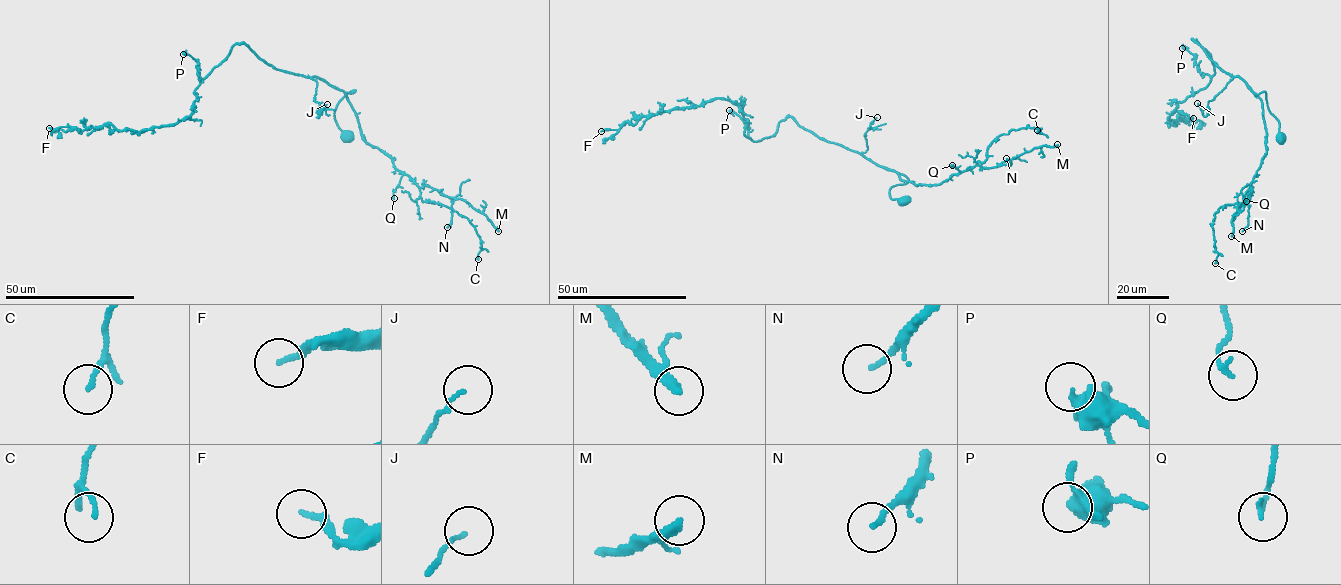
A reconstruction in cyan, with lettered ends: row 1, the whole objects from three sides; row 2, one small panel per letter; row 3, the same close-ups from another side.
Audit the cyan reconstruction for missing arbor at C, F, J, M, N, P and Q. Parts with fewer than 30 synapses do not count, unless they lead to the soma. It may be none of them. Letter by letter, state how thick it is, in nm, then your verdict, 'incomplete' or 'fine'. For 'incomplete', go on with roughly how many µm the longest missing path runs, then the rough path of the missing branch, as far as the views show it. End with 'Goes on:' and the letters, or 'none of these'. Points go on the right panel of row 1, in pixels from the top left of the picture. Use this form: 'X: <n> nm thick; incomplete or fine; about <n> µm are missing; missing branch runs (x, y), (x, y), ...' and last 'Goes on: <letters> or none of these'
C: 130 nm thick; fine
F: 190 nm thick; fine
J: 110 nm thick; fine
M: 280 nm thick; incomplete; about 35 µm are missing; missing branch runs (1231, 236), (1232, 248), (1226, 275), (1229, 283), (1239, 285), (1243, 297)
N: 130 nm thick; fine
P: 480 nm thick; fine
Q: 150 nm thick; fine
Goes on: M

